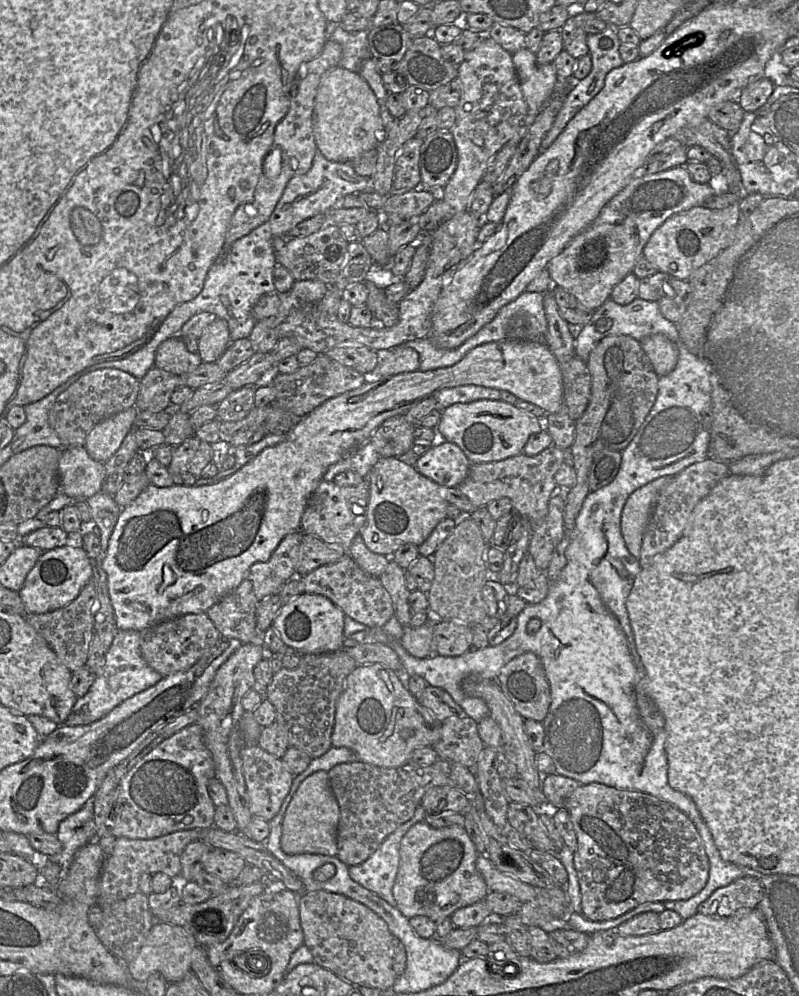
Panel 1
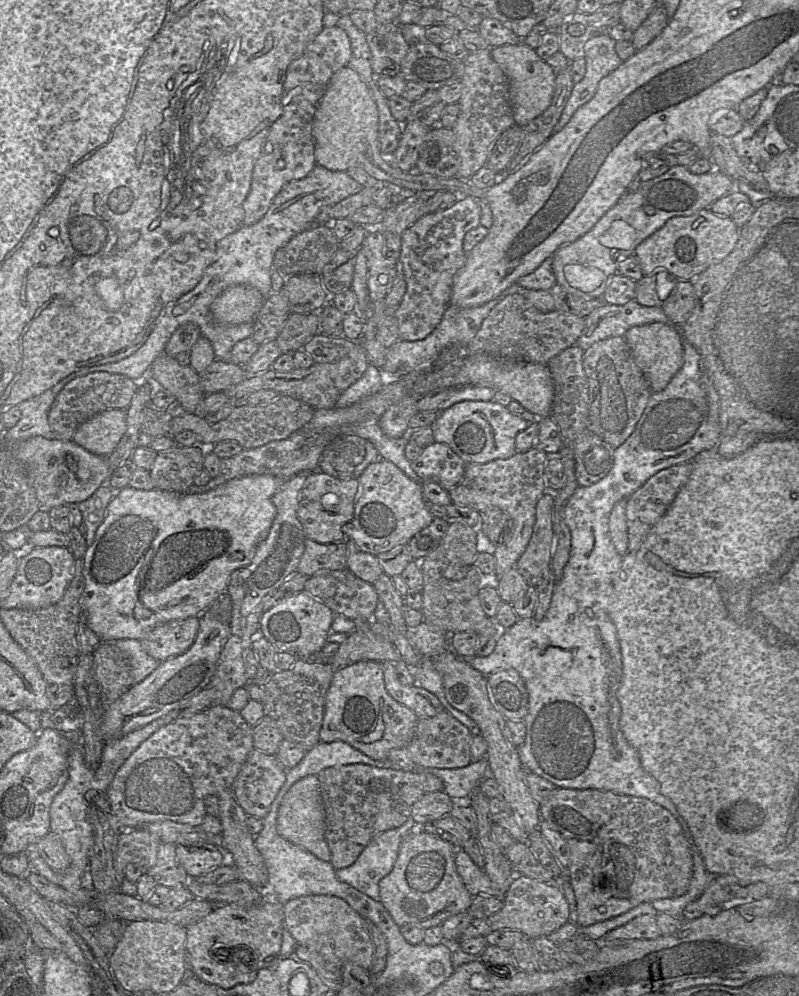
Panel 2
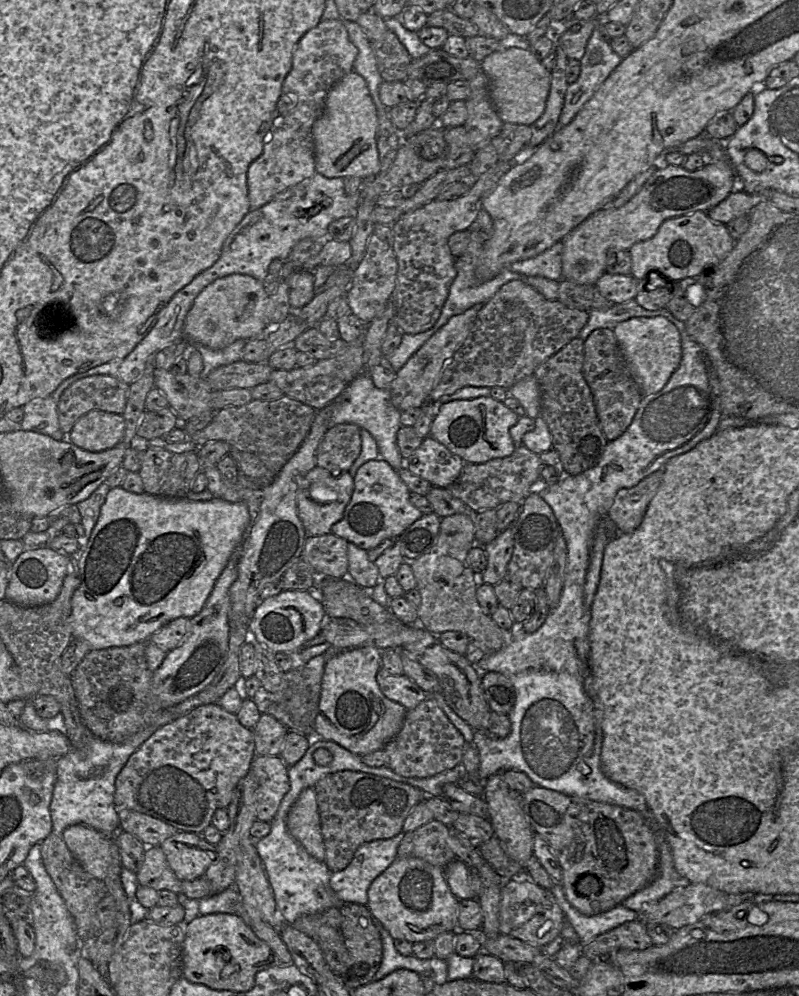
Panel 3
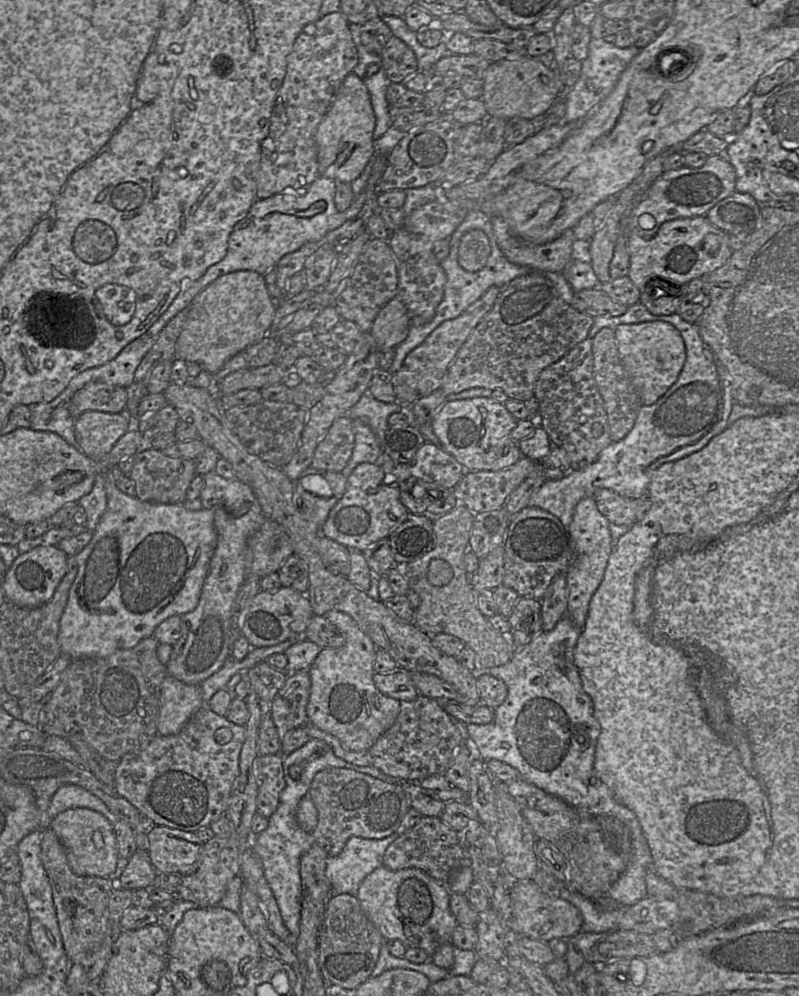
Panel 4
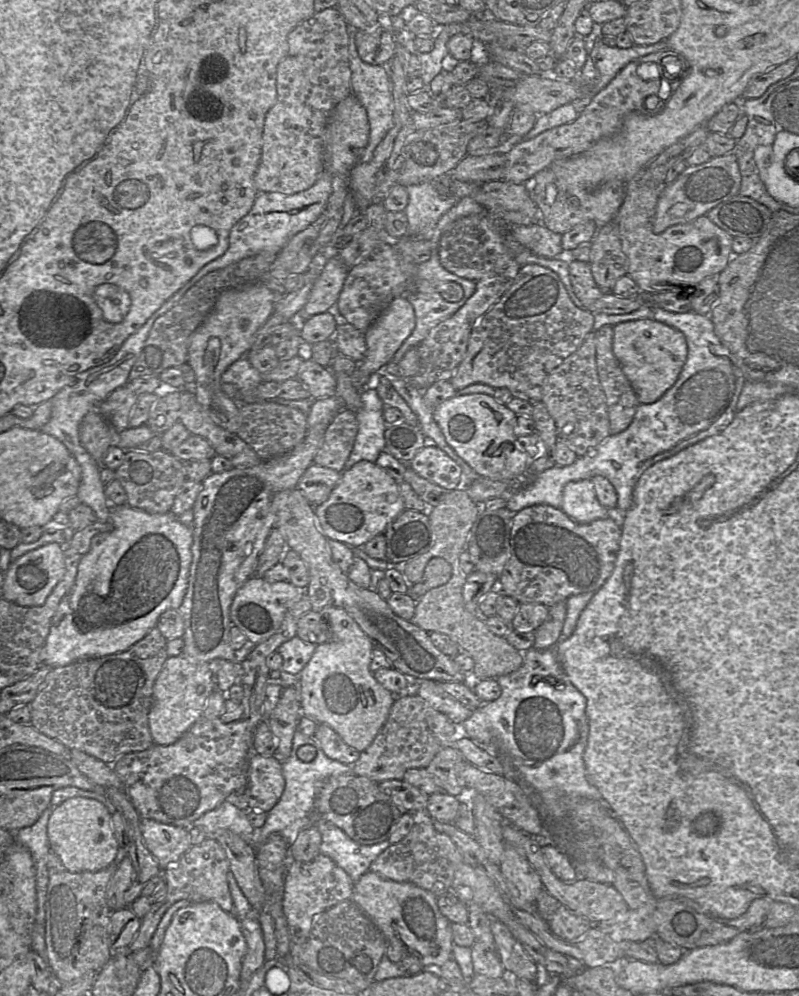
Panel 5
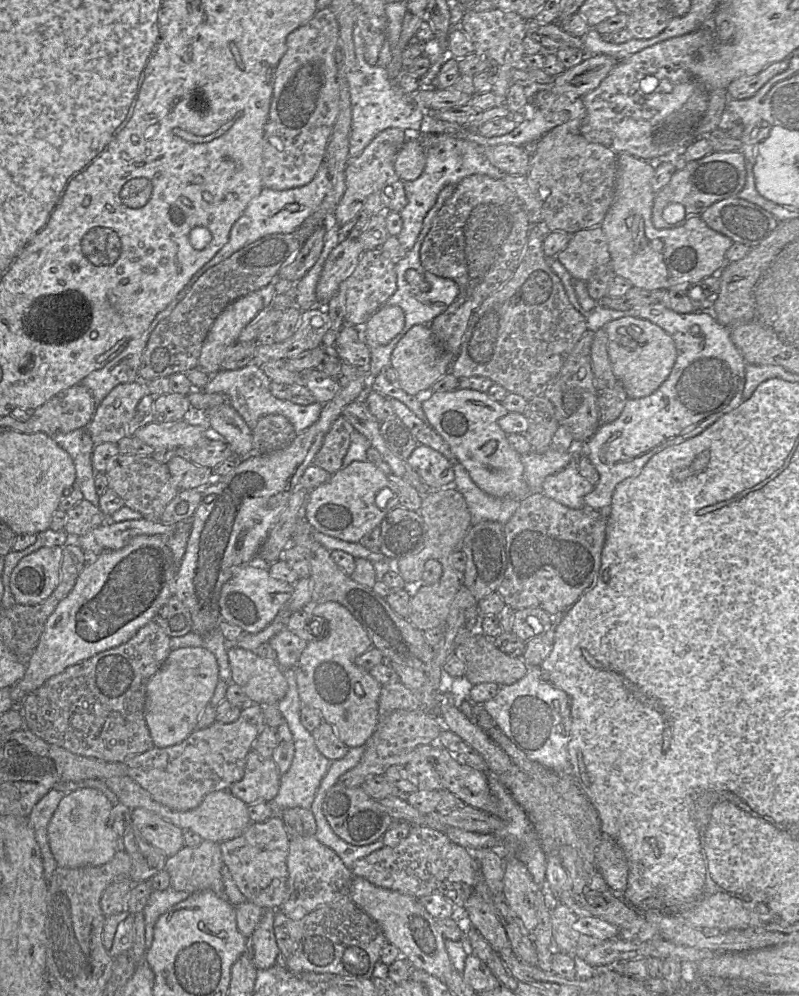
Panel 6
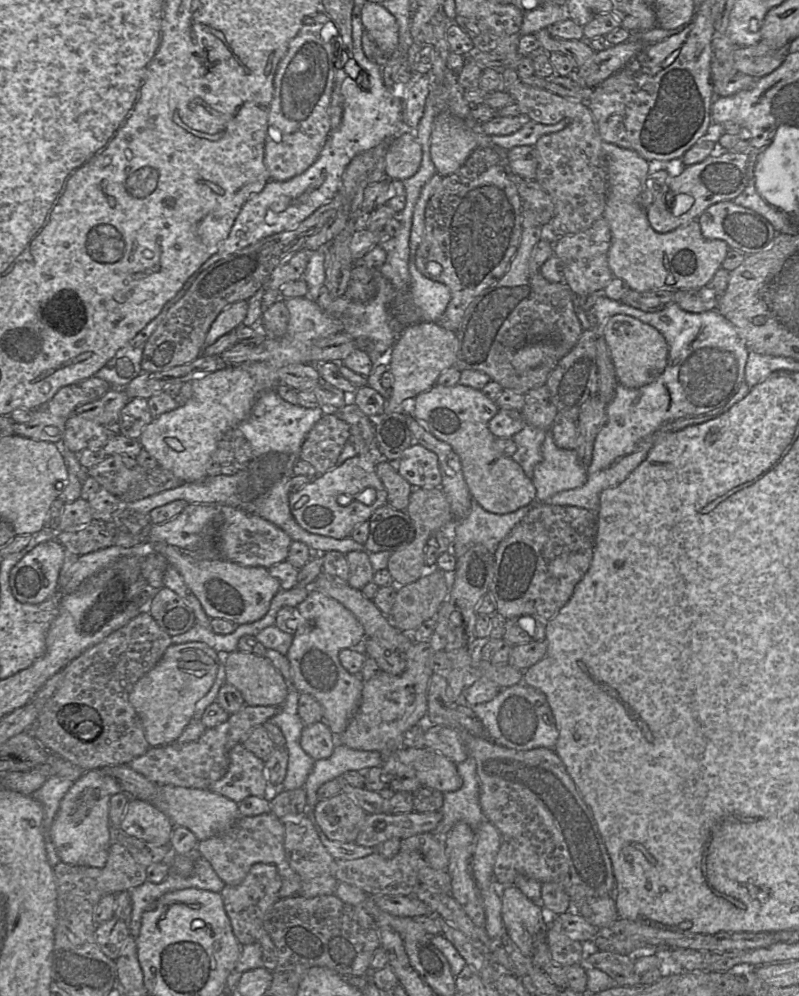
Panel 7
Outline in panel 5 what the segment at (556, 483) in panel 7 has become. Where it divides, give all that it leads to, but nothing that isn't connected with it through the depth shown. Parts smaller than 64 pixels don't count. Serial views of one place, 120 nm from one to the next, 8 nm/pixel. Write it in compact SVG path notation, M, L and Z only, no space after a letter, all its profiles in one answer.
M590 479L570 481L564 486L562 510L580 524L609 517L608 508L599 502Z

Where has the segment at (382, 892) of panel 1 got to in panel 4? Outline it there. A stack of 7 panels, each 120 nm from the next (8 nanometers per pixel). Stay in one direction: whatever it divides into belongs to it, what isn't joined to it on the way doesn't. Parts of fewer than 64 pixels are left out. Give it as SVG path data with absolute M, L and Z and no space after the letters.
M394 832L382 839L352 836L337 856L327 856L325 877L331 885L331 895L356 896L364 878L383 864L387 847L398 834Z

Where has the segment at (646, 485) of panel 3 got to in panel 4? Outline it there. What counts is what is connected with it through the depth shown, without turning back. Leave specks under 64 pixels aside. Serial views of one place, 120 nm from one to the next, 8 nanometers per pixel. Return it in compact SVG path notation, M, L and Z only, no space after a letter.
M598 488L594 499L600 512L617 525L632 526L643 518L650 507L647 494L640 498L628 498L608 488Z

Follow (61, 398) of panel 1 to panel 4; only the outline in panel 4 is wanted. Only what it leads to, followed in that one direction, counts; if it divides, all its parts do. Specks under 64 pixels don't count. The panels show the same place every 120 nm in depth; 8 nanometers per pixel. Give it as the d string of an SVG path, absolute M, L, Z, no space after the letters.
M91 381L75 392L69 404L69 411L75 419L86 411L125 413L126 403L126 388Z

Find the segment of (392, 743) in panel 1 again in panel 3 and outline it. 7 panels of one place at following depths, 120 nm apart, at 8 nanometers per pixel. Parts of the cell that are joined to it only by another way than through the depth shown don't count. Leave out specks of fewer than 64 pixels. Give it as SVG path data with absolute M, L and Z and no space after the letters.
M373 646L341 650L330 658L324 667L313 735L333 741L357 756L383 750L384 746L400 732L407 710L382 693L376 680L376 675L380 669L381 650Z

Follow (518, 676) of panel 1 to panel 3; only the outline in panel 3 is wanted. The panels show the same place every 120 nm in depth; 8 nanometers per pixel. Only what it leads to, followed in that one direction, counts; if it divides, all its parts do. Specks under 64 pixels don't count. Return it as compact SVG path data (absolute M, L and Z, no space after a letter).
M488 672L482 677L482 688L489 708L508 715L516 703L516 689L509 678L498 672Z

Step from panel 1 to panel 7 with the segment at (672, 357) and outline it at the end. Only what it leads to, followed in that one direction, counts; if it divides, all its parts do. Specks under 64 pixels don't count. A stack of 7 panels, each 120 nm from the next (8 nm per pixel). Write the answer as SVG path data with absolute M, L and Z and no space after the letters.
M624 314L612 316L603 329L618 382L637 389L653 382L664 370L668 360L668 344L653 326Z

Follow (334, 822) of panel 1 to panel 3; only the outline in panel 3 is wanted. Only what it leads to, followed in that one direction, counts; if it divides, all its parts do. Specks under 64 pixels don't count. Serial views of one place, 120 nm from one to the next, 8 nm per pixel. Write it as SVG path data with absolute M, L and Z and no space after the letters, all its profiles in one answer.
M313 787L304 789L291 807L287 817L287 829L311 856L324 862L325 847Z

